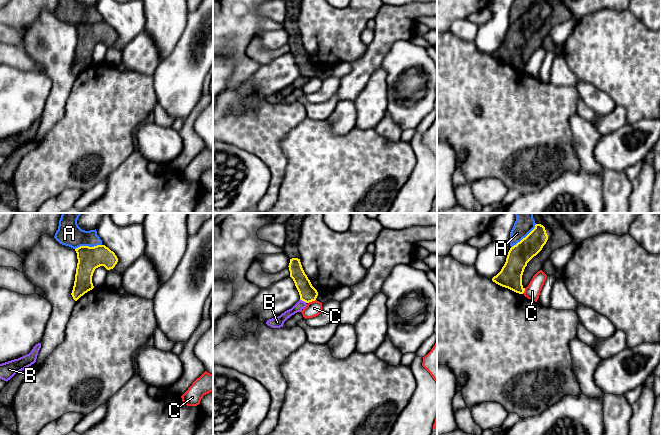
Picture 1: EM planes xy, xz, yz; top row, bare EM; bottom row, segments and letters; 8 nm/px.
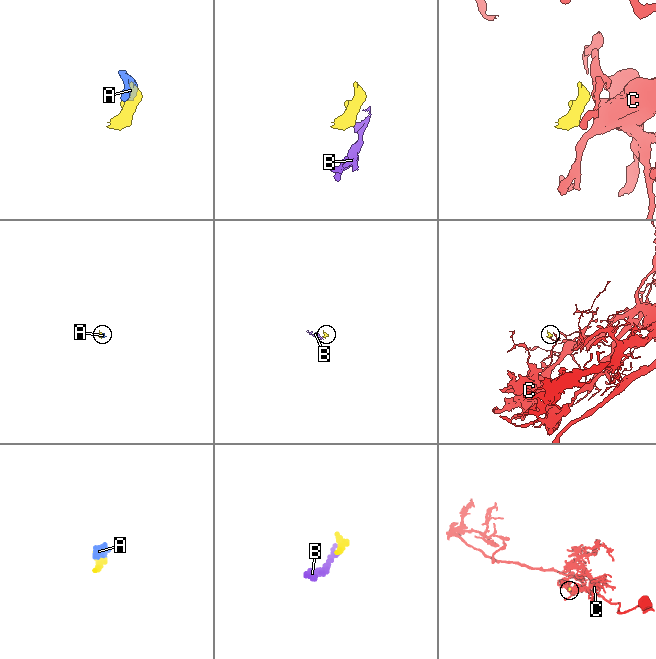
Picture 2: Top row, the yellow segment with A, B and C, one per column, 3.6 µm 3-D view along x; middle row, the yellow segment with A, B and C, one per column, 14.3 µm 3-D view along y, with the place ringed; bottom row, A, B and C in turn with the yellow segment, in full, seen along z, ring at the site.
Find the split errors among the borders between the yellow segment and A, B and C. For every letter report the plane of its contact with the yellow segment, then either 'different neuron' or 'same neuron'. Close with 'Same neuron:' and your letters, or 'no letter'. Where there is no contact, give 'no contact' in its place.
A: yz | different neuron
B: xz | different neuron
C: xz | different neuron
Same neuron: no letter

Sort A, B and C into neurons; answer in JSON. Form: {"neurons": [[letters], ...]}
{"neurons": [["A"], ["B"], ["C"]]}

